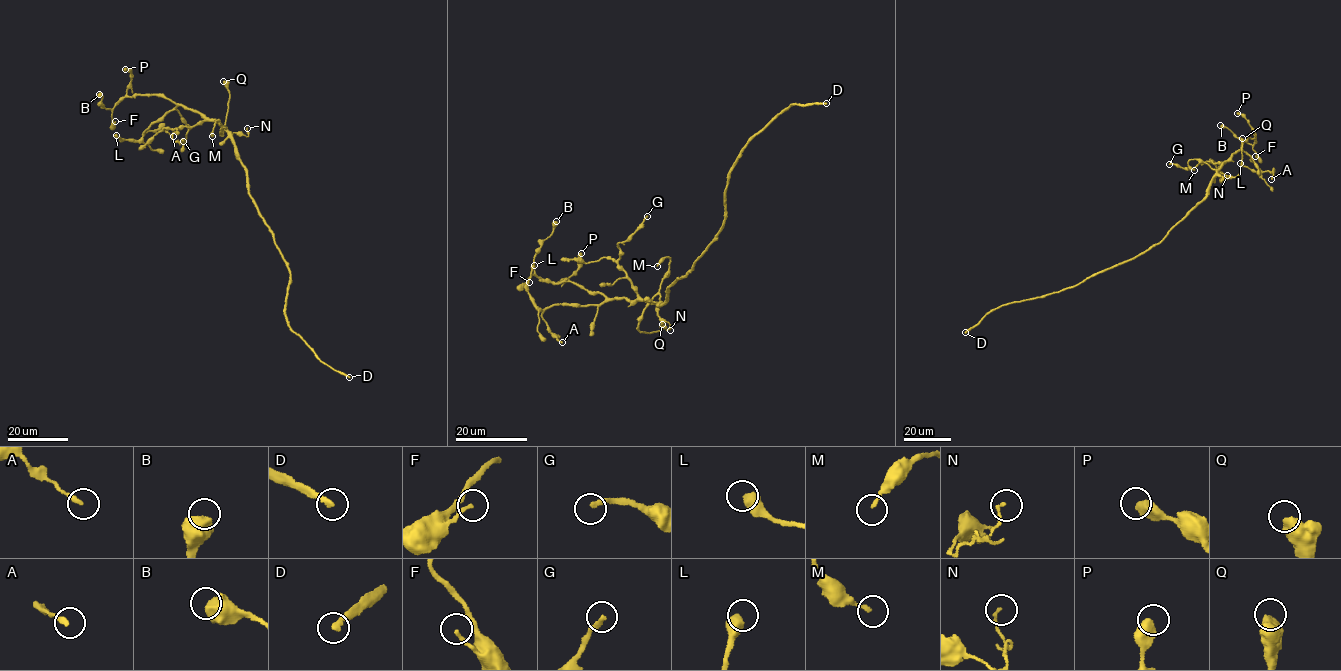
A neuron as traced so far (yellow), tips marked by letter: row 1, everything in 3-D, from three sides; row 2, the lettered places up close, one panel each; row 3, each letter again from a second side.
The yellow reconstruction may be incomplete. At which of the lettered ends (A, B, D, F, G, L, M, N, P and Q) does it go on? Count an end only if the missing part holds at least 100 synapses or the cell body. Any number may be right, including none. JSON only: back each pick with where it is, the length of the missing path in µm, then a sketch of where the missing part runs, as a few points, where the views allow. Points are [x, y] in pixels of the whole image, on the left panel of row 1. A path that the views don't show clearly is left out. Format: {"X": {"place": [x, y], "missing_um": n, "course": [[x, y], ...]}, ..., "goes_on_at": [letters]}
{"D": {"place": [349, 377], "missing_um": 200}, "goes_on_at": ["D"]}

